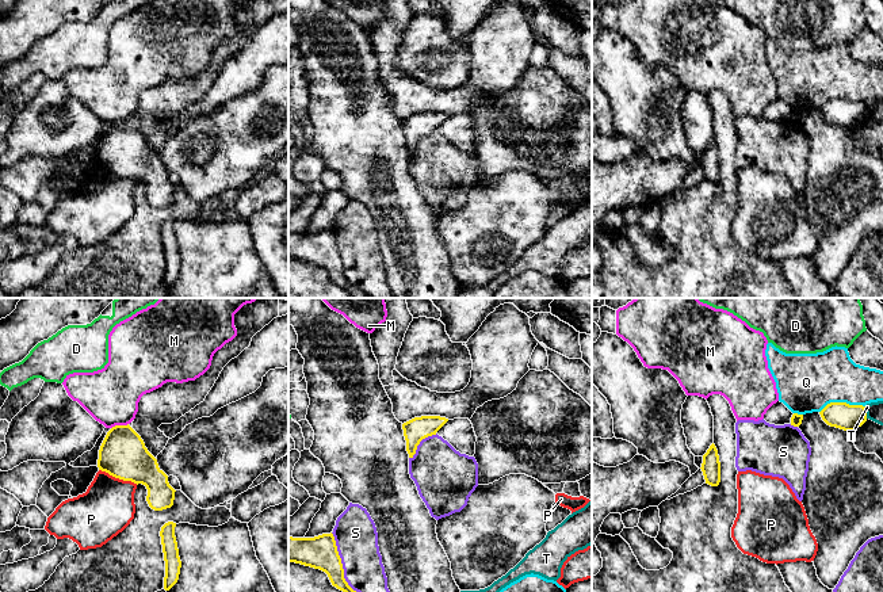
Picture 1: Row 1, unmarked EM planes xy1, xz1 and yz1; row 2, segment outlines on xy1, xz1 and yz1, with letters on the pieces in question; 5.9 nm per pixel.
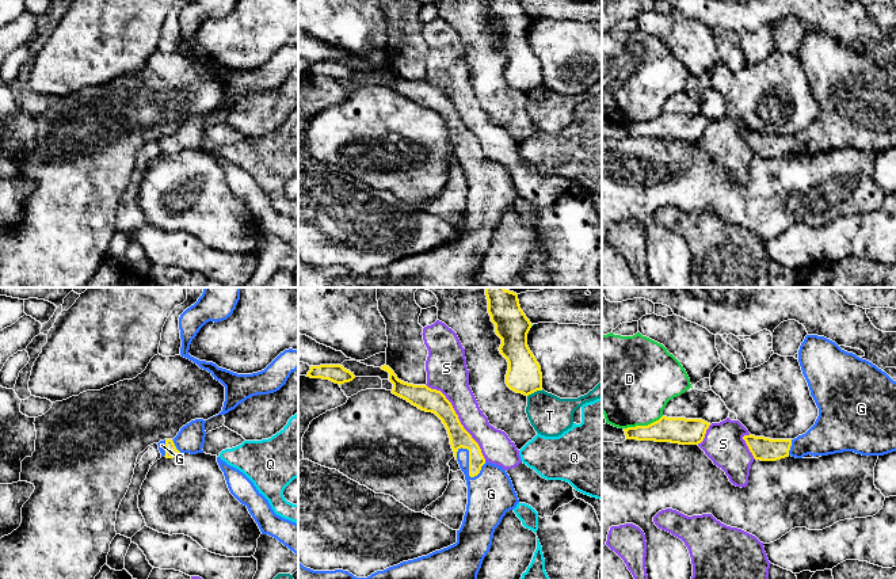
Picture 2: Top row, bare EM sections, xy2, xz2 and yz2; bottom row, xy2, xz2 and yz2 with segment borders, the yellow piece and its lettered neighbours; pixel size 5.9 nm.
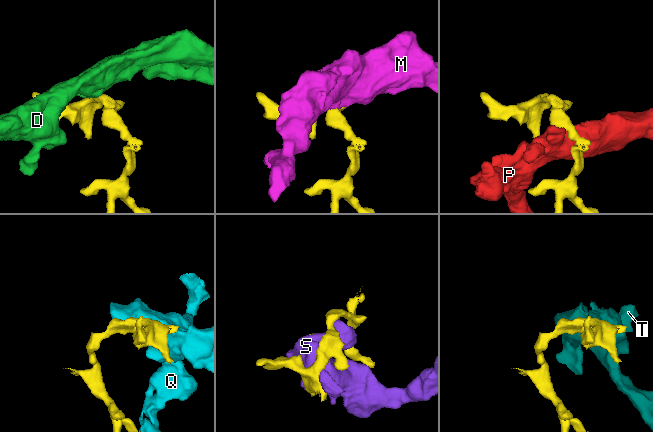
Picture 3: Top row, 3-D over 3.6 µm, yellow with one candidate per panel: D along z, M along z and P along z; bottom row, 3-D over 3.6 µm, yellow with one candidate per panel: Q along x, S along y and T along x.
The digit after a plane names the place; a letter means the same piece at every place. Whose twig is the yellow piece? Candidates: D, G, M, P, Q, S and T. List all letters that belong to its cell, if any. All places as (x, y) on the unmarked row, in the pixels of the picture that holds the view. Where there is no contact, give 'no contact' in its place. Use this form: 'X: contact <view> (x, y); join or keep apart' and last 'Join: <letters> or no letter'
D: contact yz2 (643, 122); keep apart
G: contact xz2 (469, 157); join
M: contact xy1 (119, 122); keep apart
P: contact xy1 (118, 174); keep apart
Q: contact yz1 (841, 99); keep apart
S: contact xz2 (458, 115); keep apart
T: contact xz2 (534, 87); keep apart
Join: G

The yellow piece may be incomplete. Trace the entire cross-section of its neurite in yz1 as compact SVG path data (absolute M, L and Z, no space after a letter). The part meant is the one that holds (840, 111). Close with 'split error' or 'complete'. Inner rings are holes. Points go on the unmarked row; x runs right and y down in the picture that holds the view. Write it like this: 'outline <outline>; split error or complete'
outline M830 99L819 111L827 122L844 127L855 127L867 118L865 103L846 99Z; complete

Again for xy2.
outline M195 115L180 125L174 136L160 137L159 146L161 153L174 155L182 149L203 149L205 140L205 119L203 115Z; split error

